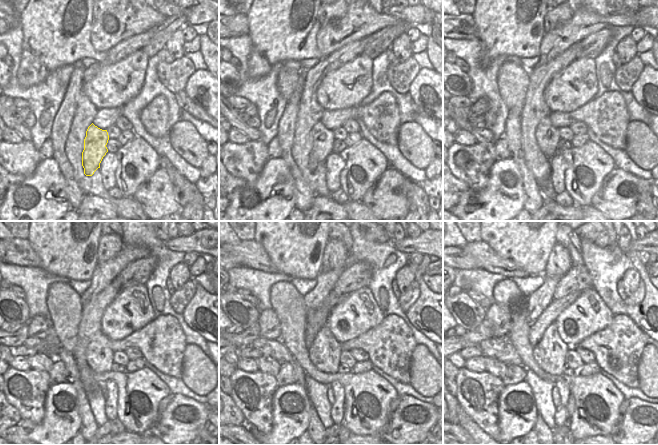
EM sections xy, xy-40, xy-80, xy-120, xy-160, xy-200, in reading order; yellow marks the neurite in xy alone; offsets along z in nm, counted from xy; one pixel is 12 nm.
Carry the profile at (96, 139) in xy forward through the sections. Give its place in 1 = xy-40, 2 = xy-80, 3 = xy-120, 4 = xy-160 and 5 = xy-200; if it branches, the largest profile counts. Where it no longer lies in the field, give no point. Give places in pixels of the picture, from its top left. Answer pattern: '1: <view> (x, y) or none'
1: xy-40 (322, 138)
2: xy-80 (547, 137)
3: xy-120 (99, 356)
4: xy-160 (325, 351)
5: xy-200 (549, 353)

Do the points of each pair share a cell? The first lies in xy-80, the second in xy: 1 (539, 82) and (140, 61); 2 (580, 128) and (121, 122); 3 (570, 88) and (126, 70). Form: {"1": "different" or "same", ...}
{"1": "different", "2": "same", "3": "same"}

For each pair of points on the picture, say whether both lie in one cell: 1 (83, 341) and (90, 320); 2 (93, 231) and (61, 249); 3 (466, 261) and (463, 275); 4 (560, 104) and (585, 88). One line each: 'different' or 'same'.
1: same
2: same
3: different
4: same

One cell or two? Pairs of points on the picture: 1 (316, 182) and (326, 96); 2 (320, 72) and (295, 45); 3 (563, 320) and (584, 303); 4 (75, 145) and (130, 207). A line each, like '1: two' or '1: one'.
1: two
2: two
3: one
4: one

